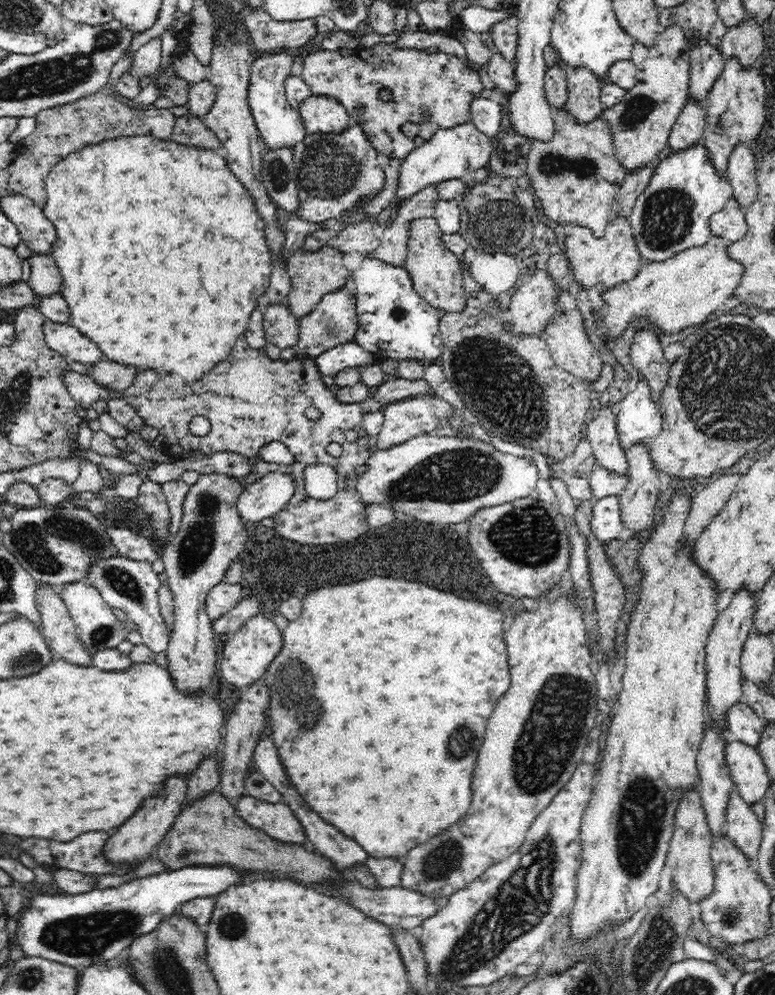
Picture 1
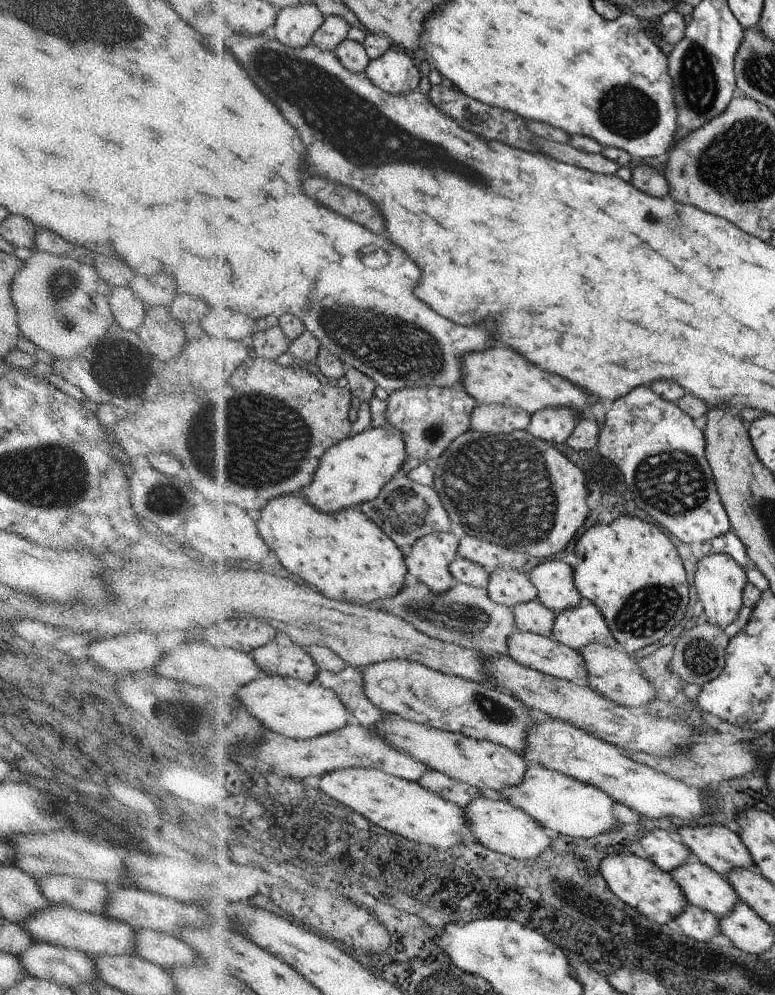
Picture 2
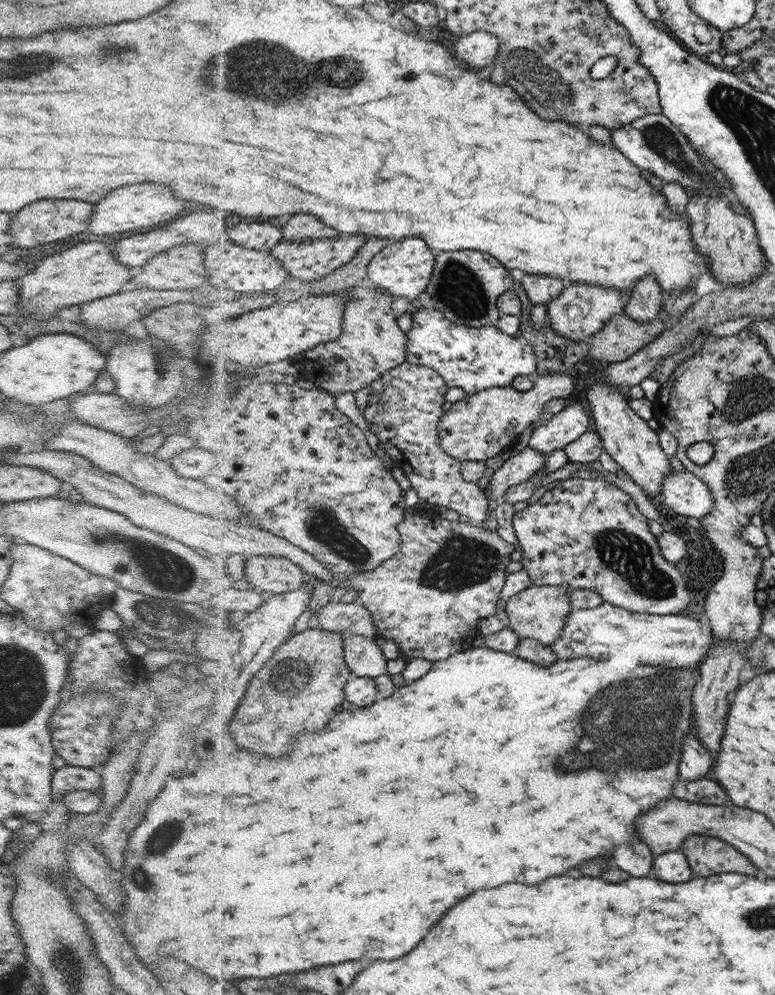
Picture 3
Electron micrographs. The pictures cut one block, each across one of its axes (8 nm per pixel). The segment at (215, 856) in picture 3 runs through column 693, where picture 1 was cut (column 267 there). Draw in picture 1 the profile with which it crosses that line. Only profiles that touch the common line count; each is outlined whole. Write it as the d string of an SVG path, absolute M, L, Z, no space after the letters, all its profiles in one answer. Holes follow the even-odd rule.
M362 580L362 584L354 584L354 588L314 590L302 600L300 616L290 621L283 630L282 650L260 680L269 692L267 717L271 739L276 744L287 779L304 802L324 822L356 840L372 859L402 858L414 846L424 844L428 838L436 836L466 814L466 808L470 806L470 776L482 744L486 720L494 710L494 700L498 700L498 696L502 696L502 692L510 686L510 676L506 676L506 644L502 632L500 610L474 600L446 596L446 592L434 592L434 588L418 588L418 584L406 584L406 580ZM316 714L322 714L322 718L294 718Z

